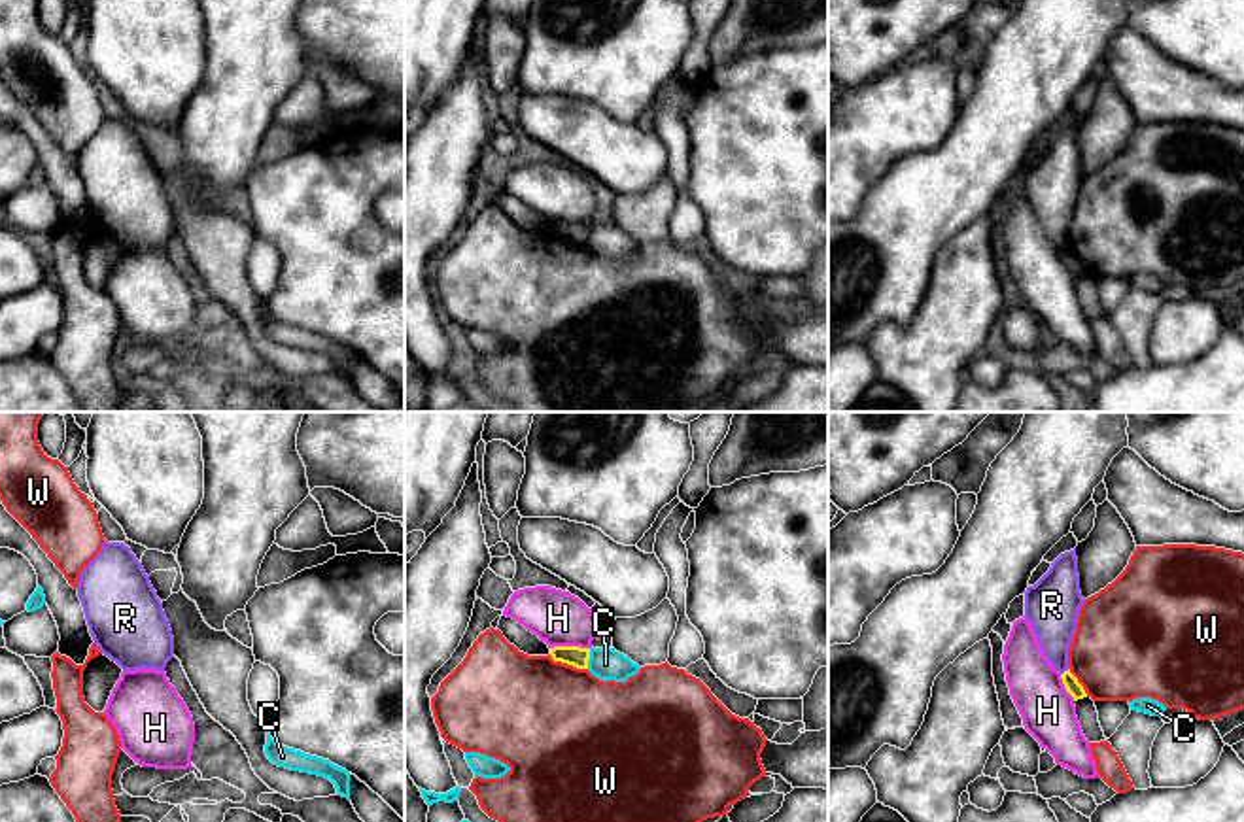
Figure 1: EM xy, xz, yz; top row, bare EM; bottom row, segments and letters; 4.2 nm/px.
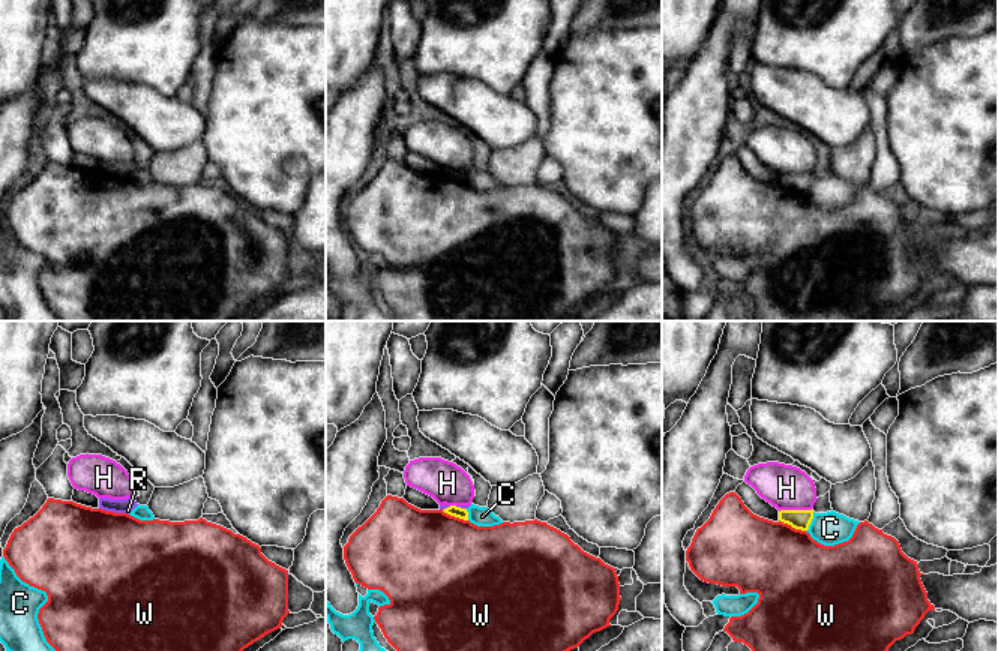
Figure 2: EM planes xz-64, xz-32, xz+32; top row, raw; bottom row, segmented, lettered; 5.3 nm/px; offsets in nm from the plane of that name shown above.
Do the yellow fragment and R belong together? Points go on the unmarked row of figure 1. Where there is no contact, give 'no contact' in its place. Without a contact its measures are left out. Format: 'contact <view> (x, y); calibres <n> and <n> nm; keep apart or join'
contact yz (1065, 248); calibres 70 and 200 nm; keep apart

